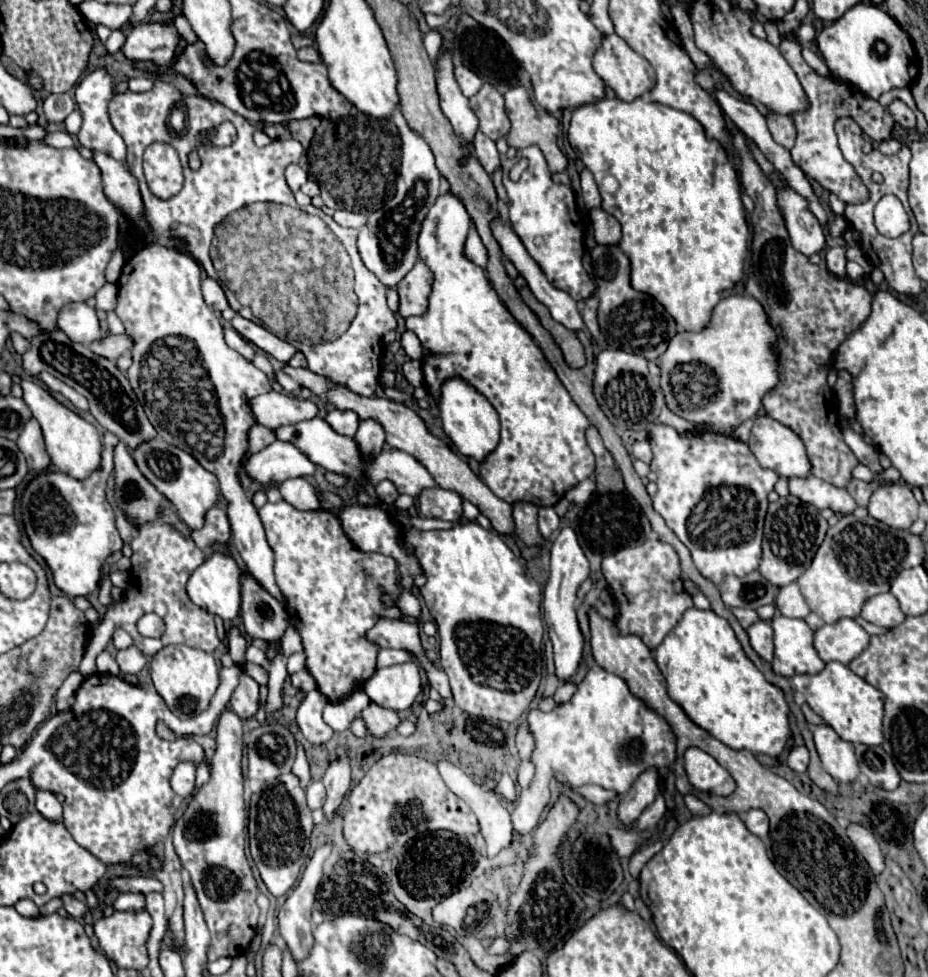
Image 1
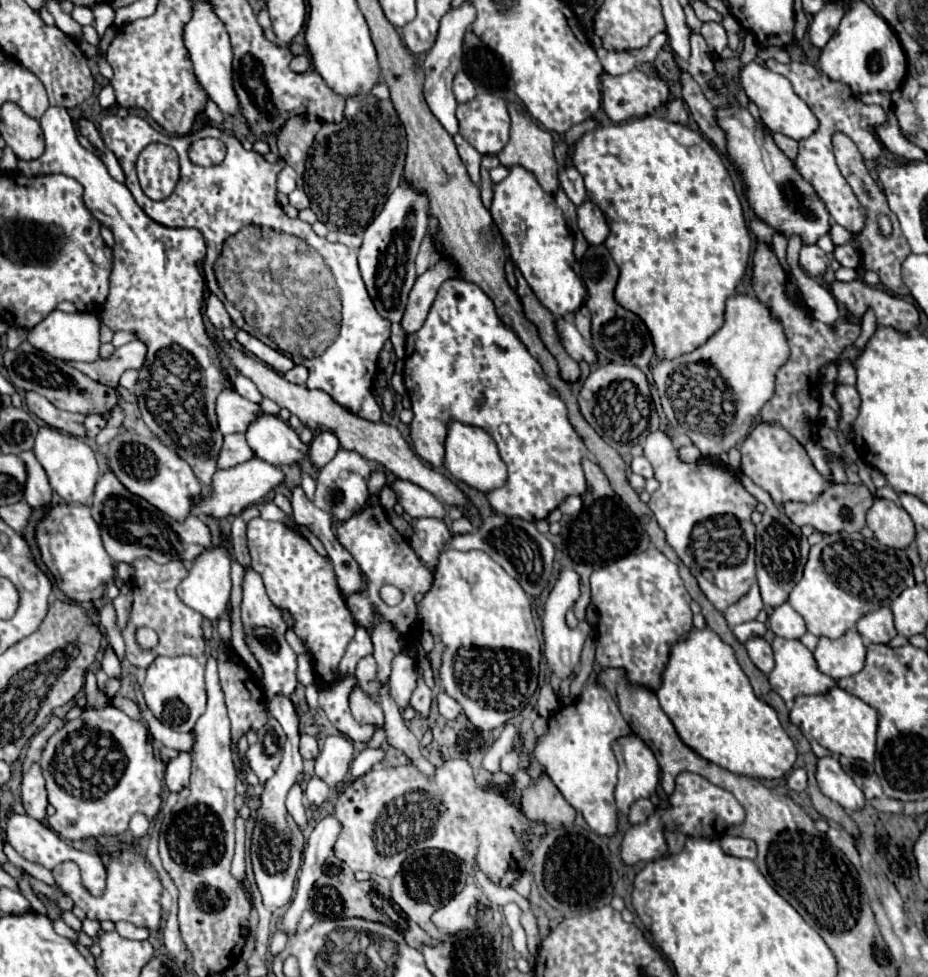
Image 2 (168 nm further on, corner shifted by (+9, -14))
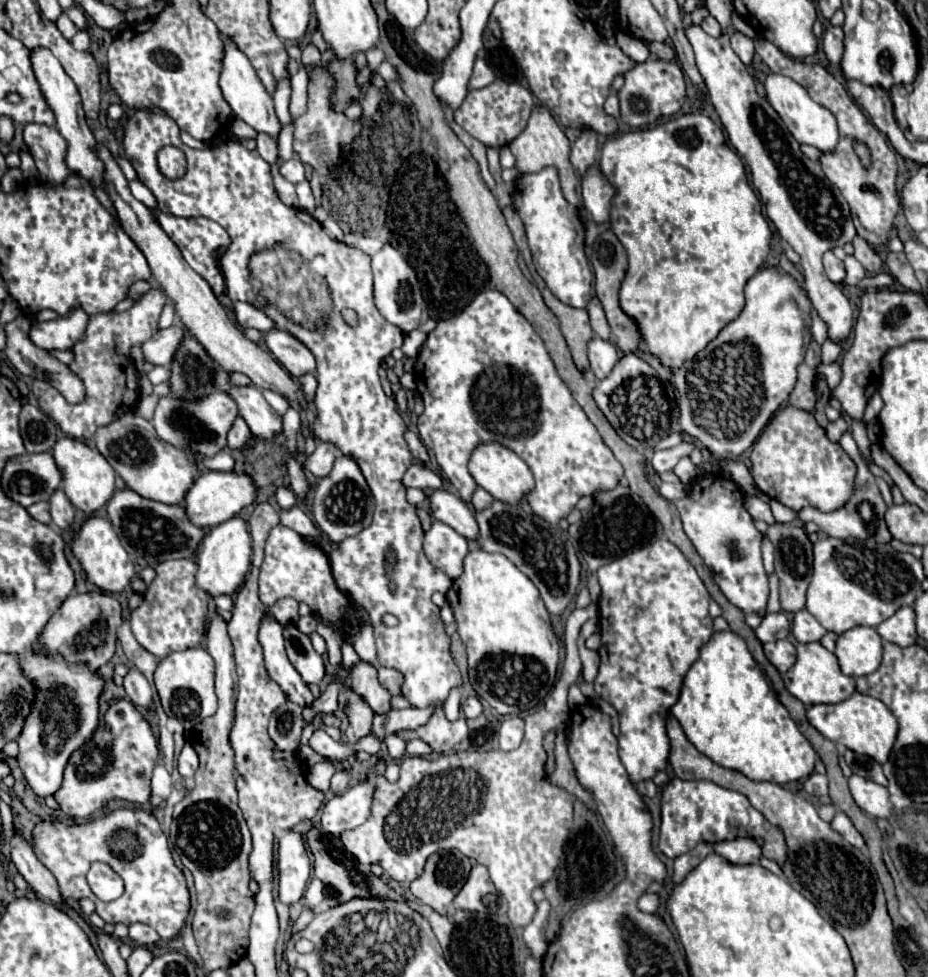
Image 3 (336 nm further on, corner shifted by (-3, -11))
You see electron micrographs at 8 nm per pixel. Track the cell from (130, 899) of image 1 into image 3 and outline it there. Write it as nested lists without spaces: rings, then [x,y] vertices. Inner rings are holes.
[[[134,923],[130,927],[130,939],[136,943],[136,945],[142,945],[142,947],[148,947],[148,945],[154,945],[160,937],[158,933],[148,927],[148,925],[142,925],[142,923]]]

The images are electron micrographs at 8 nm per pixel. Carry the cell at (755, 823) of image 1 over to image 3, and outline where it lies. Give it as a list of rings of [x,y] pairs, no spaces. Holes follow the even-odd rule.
[[[734,839],[734,841],[714,843],[714,853],[732,865],[758,863],[762,857],[760,845],[754,839]]]

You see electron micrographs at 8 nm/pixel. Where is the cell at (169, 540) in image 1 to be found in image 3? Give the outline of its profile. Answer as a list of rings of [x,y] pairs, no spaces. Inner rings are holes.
[[[190,559],[164,561],[156,567],[158,575],[148,585],[144,603],[130,615],[132,633],[136,641],[156,657],[166,657],[174,651],[198,647],[204,637],[208,597],[196,585],[196,563]]]

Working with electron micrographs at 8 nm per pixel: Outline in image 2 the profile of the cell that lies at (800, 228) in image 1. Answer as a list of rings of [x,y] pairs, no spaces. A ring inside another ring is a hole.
[[[804,244],[804,246],[802,246],[802,250],[800,250],[800,266],[802,266],[810,276],[820,276],[820,274],[824,274],[826,264],[828,264],[828,258],[826,258],[826,252],[824,252],[824,250],[820,250],[820,248],[814,246],[814,244]]]

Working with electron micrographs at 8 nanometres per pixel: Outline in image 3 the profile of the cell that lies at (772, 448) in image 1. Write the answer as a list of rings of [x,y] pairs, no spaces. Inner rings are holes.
[[[792,405],[782,407],[764,427],[752,447],[750,463],[756,487],[792,511],[812,505],[830,513],[844,507],[854,495],[856,463],[848,457],[840,443],[826,437],[826,431],[814,419],[814,413]]]

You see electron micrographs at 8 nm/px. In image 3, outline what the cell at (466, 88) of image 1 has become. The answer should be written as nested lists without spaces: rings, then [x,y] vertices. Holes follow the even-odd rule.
[[[478,57],[476,63],[474,63],[472,77],[470,77],[470,87],[472,89],[482,89],[482,87],[490,85],[494,79],[496,79],[496,75],[494,75],[492,67],[484,61],[484,57]]]

